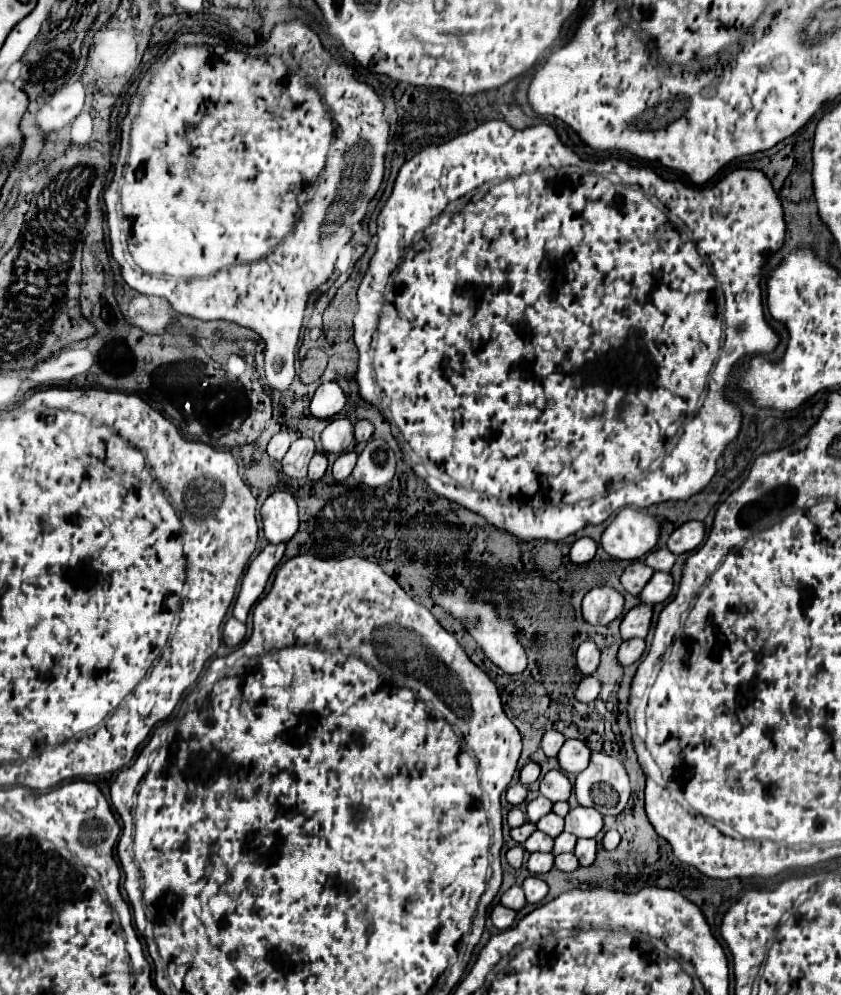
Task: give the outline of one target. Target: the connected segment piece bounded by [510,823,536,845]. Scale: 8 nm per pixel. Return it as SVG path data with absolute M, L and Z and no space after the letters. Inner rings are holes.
M524 823L524 825L520 825L520 827L510 829L510 837L512 837L516 843L520 843L520 845L522 845L534 829L536 829L536 827L534 827L532 823Z

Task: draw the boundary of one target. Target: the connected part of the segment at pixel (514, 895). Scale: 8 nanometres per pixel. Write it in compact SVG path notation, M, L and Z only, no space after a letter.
M518 885L510 887L510 889L500 897L500 903L506 905L506 907L510 907L510 909L514 909L514 911L520 911L520 909L526 905L522 887L518 887Z

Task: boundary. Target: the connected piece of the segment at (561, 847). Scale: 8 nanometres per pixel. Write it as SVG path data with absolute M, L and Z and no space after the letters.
M562 833L554 839L554 849L552 849L552 855L560 855L560 853L566 853L566 851L574 851L574 845L576 845L576 835L572 833Z

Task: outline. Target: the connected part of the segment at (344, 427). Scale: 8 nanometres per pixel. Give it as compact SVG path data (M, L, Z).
M346 417L332 419L326 429L322 431L322 445L324 453L340 455L354 443L354 427Z

